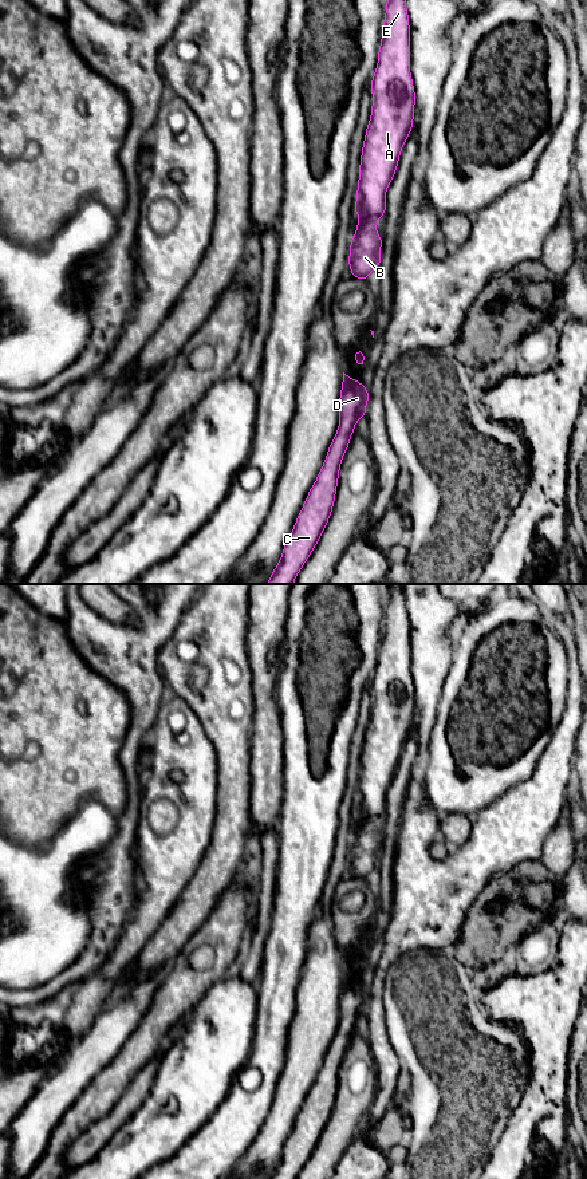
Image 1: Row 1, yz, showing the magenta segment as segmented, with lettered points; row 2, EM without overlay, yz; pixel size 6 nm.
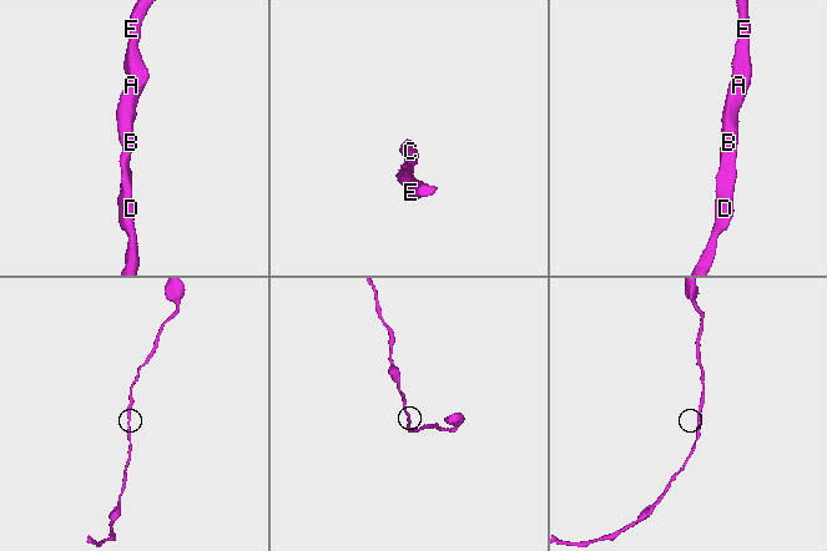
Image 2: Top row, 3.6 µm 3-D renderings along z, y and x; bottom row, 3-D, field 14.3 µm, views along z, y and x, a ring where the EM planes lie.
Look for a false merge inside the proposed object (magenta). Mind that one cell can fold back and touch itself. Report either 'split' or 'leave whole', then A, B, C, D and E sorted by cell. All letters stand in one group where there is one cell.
leave whole | A B C D E

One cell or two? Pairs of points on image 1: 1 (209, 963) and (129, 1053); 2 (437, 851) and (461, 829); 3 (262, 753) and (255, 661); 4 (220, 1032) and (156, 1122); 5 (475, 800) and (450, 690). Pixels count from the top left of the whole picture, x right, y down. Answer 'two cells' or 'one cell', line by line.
1: one cell
2: one cell
3: one cell
4: one cell
5: one cell

